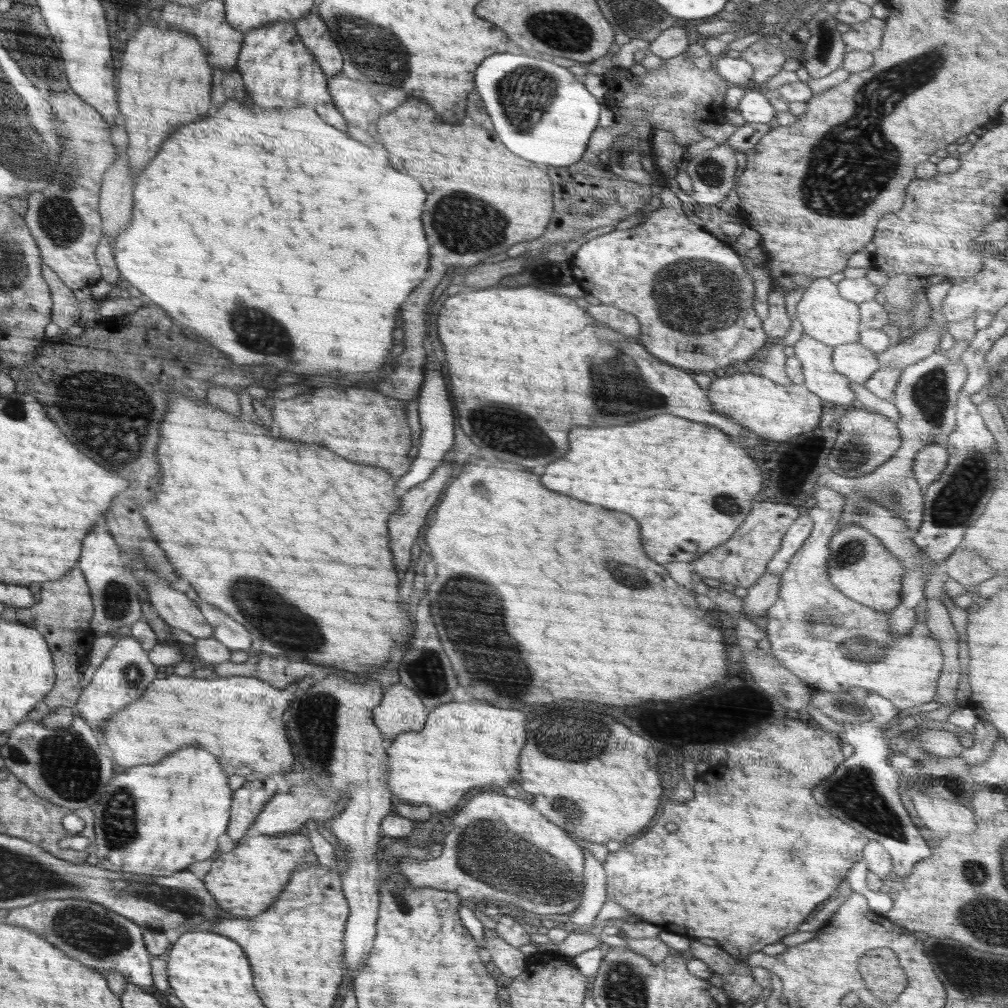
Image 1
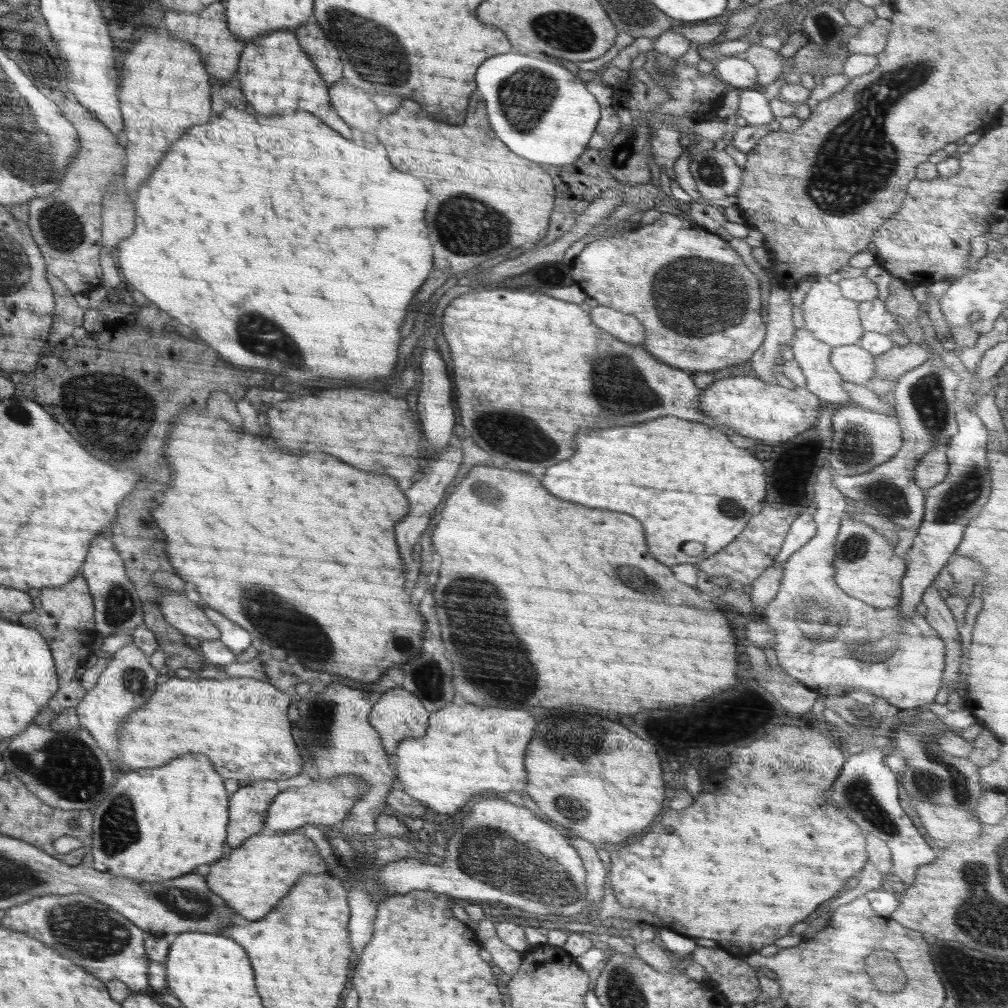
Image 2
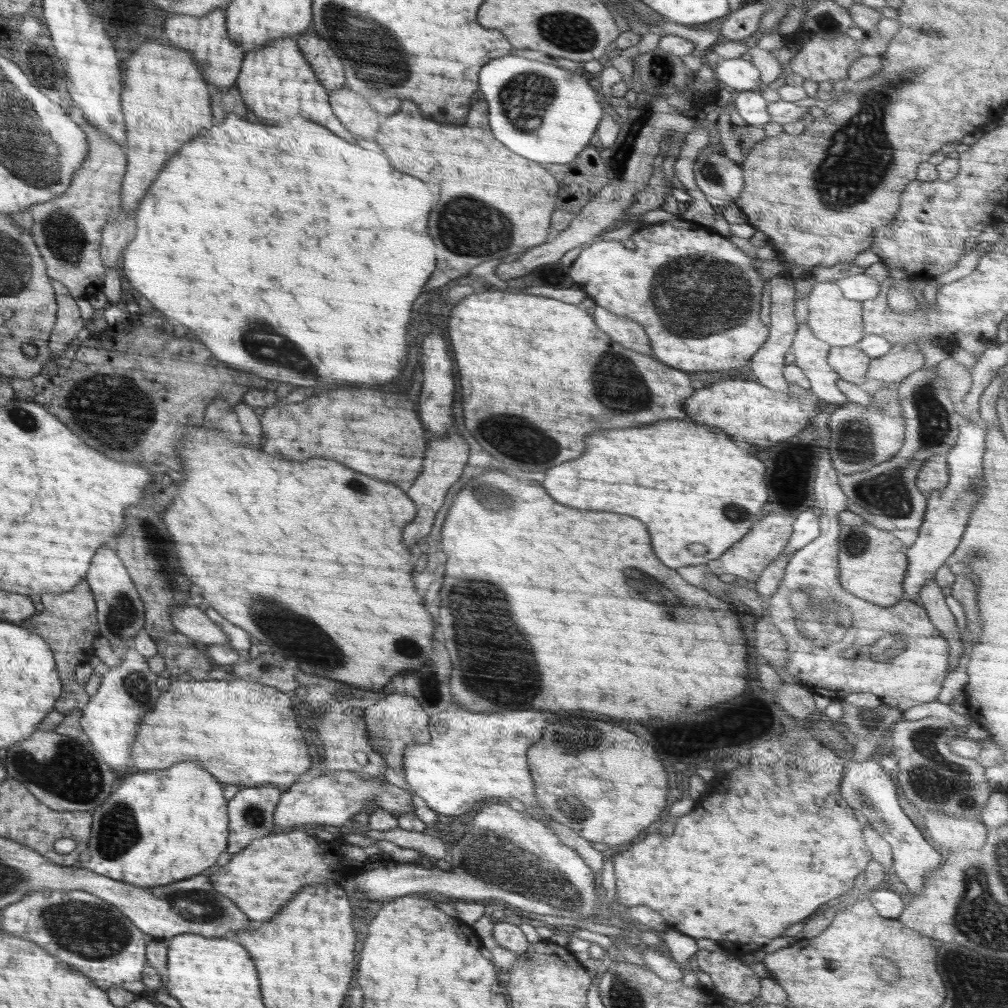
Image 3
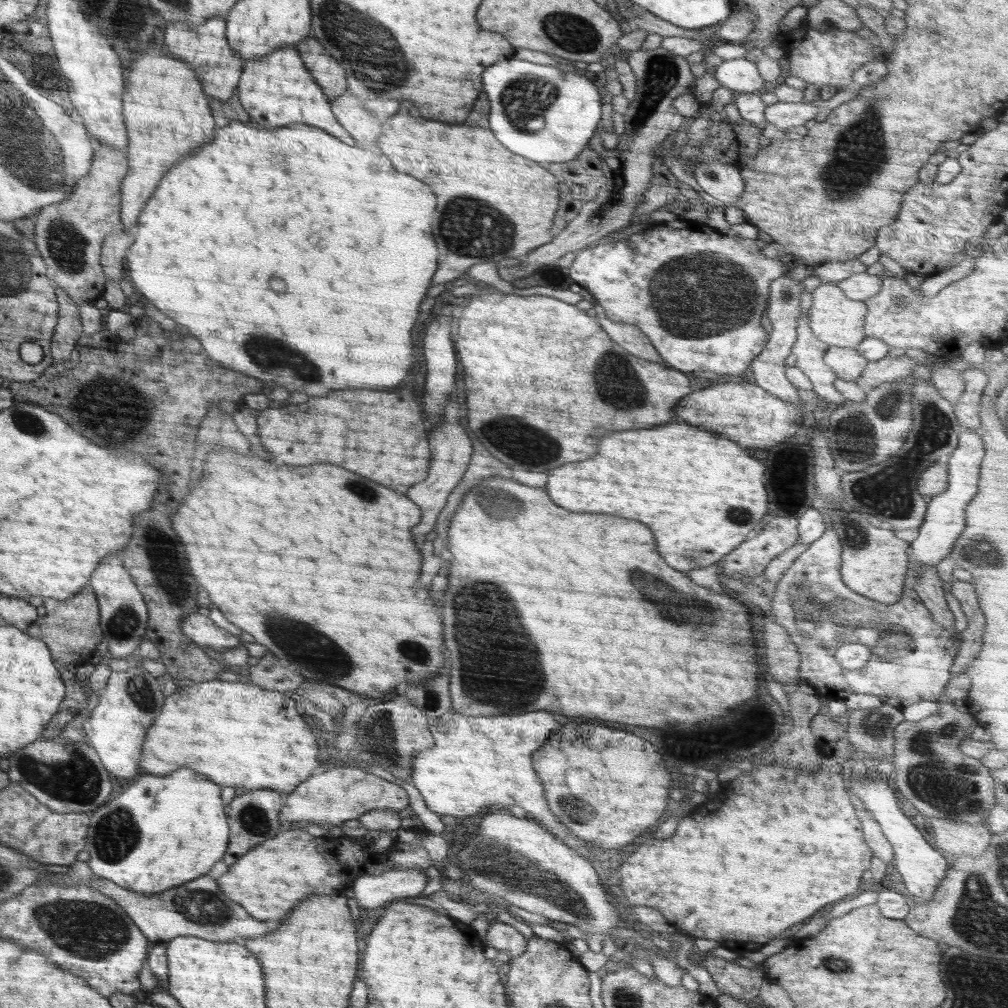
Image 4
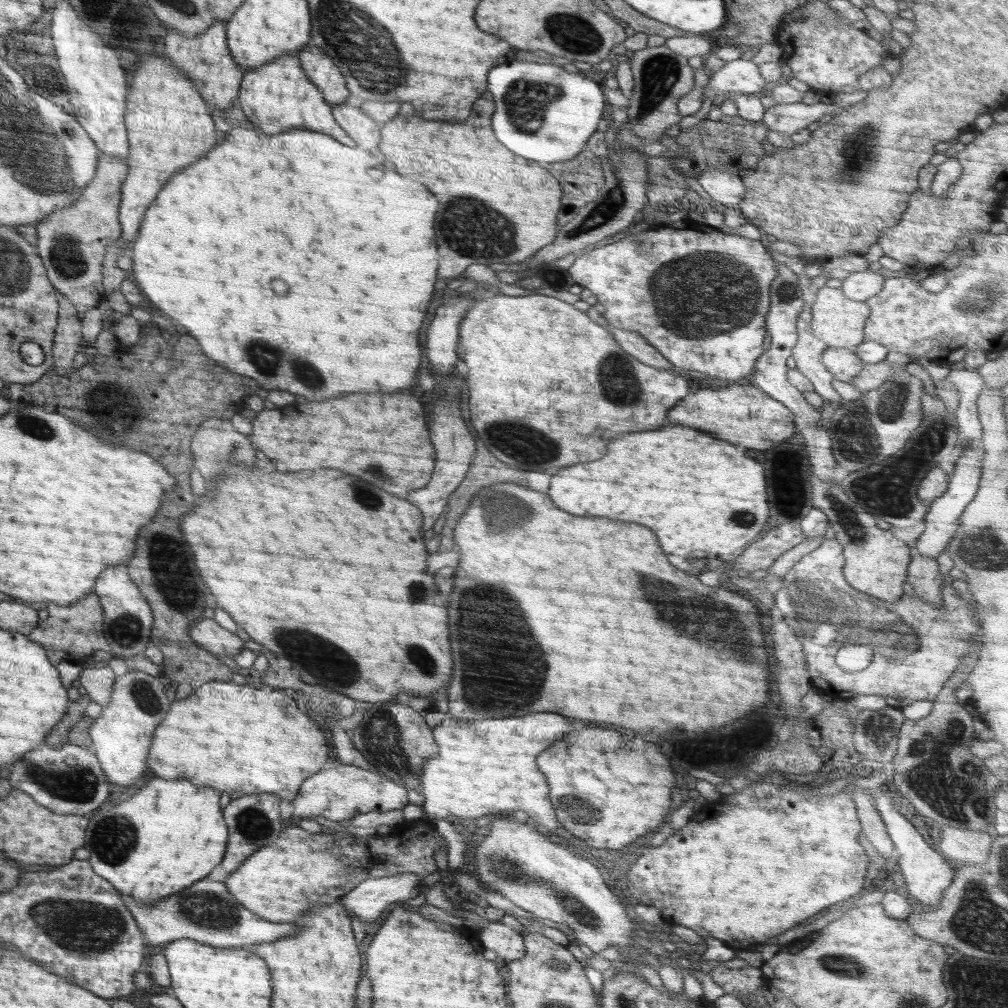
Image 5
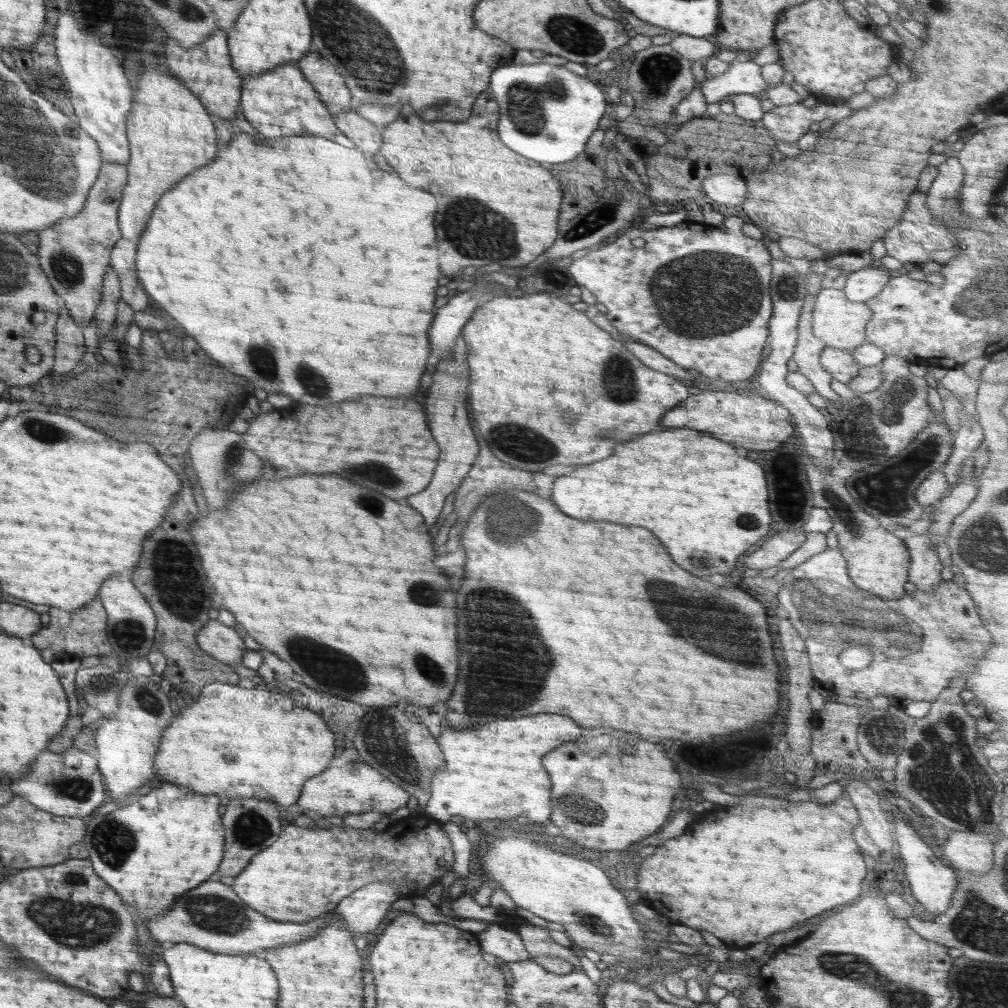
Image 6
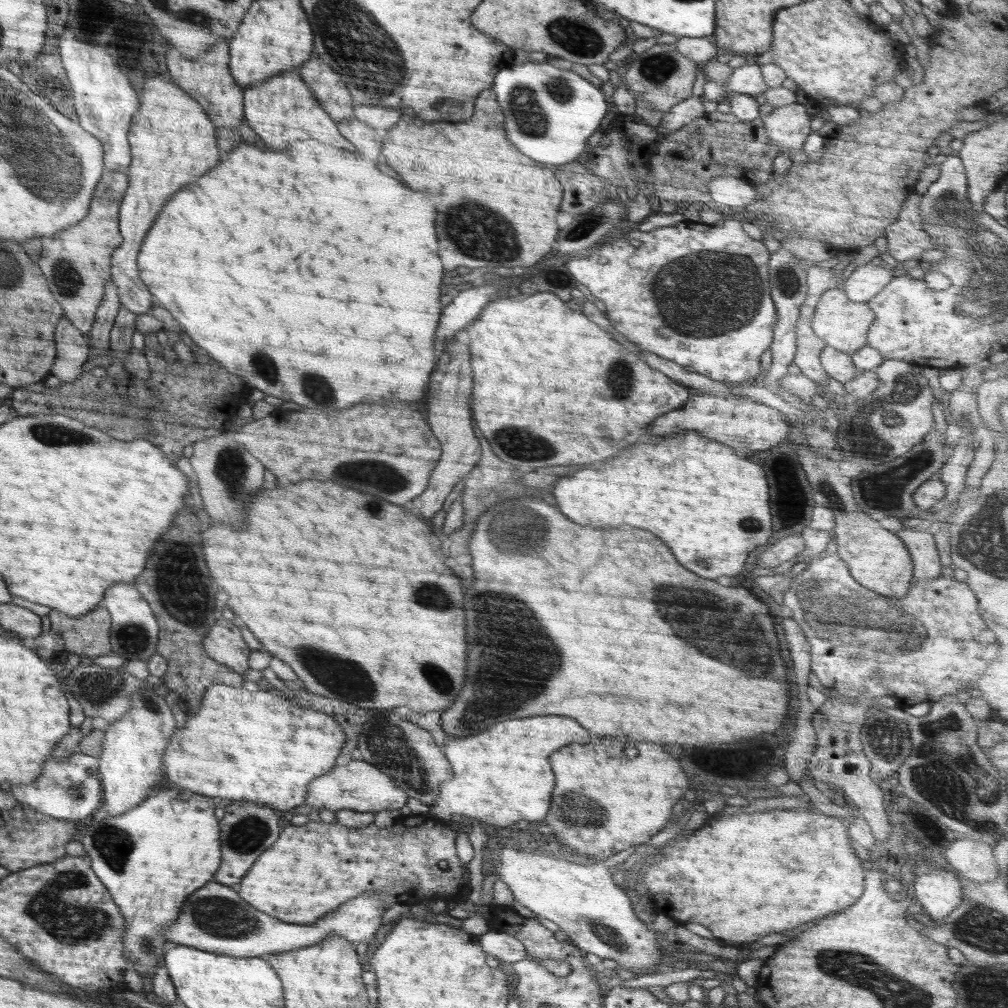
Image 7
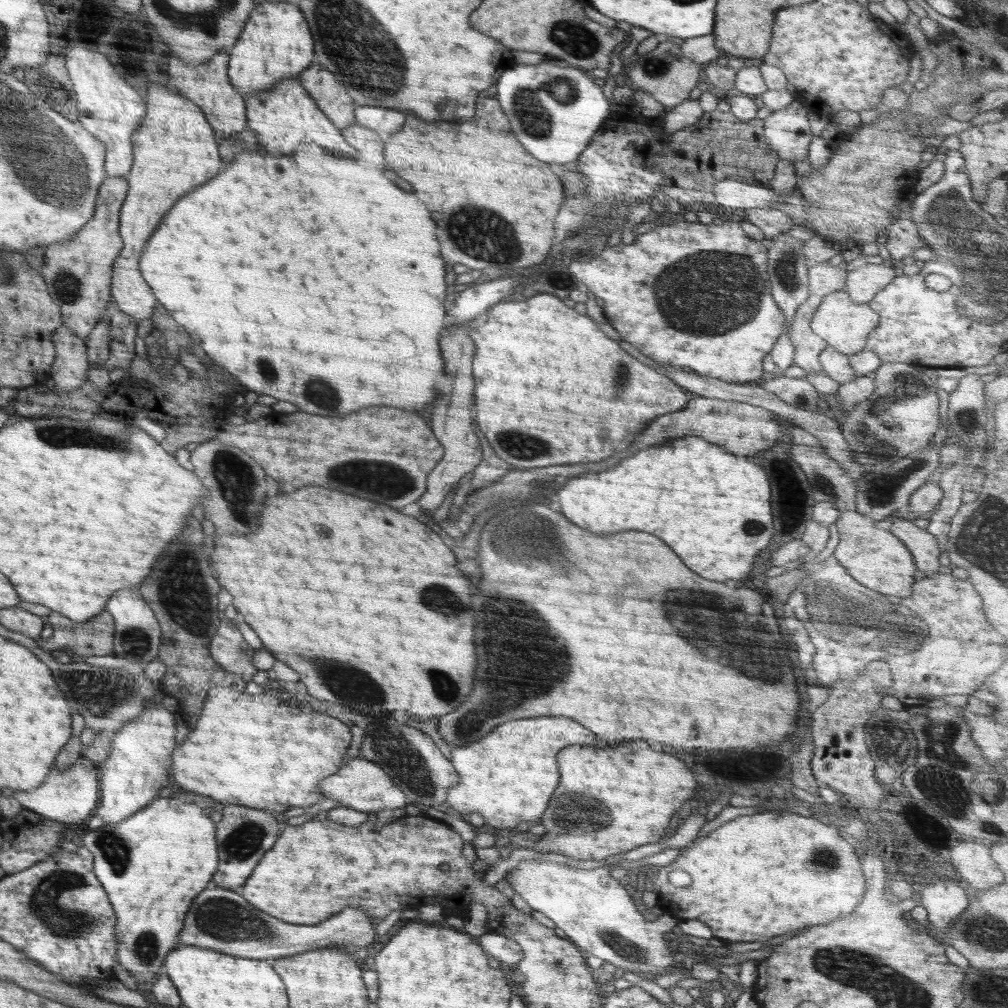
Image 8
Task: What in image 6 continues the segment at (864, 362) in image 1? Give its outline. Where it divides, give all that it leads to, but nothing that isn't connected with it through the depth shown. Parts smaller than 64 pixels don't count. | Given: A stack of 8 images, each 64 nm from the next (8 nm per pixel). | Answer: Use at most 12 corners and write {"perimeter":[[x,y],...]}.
{"perimeter":[[826,346],[820,364],[848,384],[862,366],[850,351]]}

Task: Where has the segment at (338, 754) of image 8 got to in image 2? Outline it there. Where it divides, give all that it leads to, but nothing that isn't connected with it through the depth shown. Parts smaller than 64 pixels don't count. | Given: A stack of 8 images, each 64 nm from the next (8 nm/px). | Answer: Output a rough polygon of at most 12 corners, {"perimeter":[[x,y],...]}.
{"perimeter":[[171,674],[123,722],[130,769],[206,754],[246,786],[304,766],[292,691]]}

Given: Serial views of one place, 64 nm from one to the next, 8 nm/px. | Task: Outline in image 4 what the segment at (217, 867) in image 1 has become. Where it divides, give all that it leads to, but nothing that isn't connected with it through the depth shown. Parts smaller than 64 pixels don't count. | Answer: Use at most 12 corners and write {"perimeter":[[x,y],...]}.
{"perimeter":[[302,827],[254,846],[220,880],[258,920],[363,875],[437,865],[418,845]]}

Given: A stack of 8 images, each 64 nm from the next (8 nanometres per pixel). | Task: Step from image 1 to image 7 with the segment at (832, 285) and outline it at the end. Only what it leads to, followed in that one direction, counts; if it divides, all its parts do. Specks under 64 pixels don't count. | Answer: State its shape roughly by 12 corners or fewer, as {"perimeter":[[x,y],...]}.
{"perimeter":[[842,289],[822,294],[814,334],[840,352],[867,344],[875,312]]}

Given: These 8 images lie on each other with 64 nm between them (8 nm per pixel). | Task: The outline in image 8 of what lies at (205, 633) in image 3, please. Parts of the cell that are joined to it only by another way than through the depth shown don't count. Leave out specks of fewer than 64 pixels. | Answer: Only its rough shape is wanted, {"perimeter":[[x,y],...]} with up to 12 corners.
{"perimeter":[[230,620],[213,633],[211,657],[226,672],[252,681],[256,650]]}

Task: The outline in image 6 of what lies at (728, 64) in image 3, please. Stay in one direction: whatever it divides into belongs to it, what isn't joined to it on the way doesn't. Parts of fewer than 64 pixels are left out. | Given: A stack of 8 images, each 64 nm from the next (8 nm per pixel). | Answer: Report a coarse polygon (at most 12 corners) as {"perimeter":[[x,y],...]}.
{"perimeter":[[734,63],[701,90],[707,104],[767,90],[761,66]]}

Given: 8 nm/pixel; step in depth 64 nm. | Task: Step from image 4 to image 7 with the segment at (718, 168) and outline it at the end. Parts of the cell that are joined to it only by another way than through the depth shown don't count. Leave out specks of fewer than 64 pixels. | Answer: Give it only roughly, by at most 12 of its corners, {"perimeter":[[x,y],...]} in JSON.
{"perimeter":[[718,176],[708,184],[724,209],[748,206],[759,192],[745,179]]}

